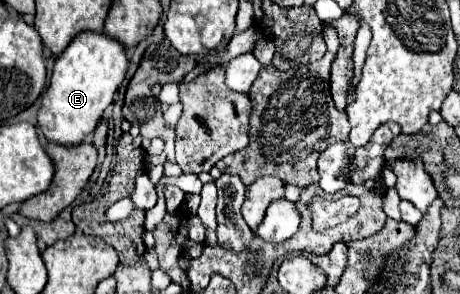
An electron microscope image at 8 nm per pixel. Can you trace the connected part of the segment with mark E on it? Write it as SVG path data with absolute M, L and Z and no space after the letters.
M80 33L66 51L56 59L54 71L50 77L50 85L42 95L42 107L38 109L38 129L46 141L58 143L58 145L80 145L86 141L86 137L96 129L100 123L104 109L112 103L116 89L124 81L128 71L128 57L120 43L108 39L104 33Z

